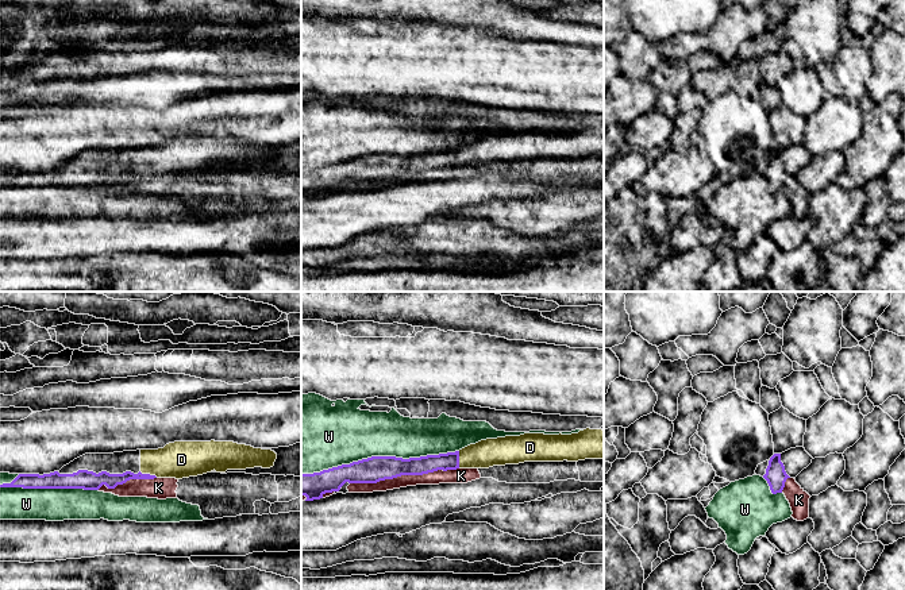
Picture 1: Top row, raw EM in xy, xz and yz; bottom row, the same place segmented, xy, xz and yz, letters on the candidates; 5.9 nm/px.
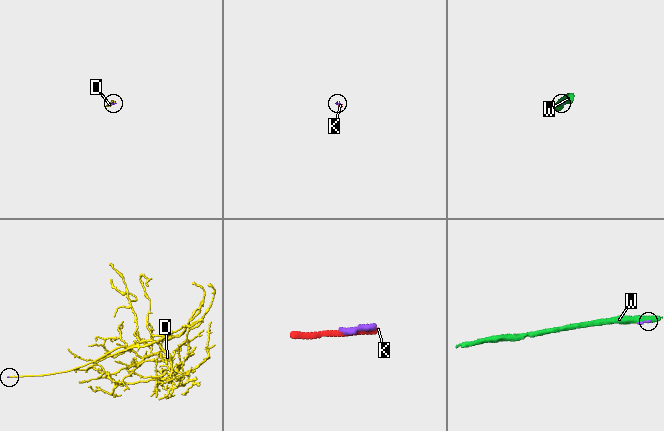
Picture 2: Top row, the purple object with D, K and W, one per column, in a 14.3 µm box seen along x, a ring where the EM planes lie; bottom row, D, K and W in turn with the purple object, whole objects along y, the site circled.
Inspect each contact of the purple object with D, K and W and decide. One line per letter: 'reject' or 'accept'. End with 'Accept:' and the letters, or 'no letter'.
D: accept
K: reject
W: reject
Accept: D

